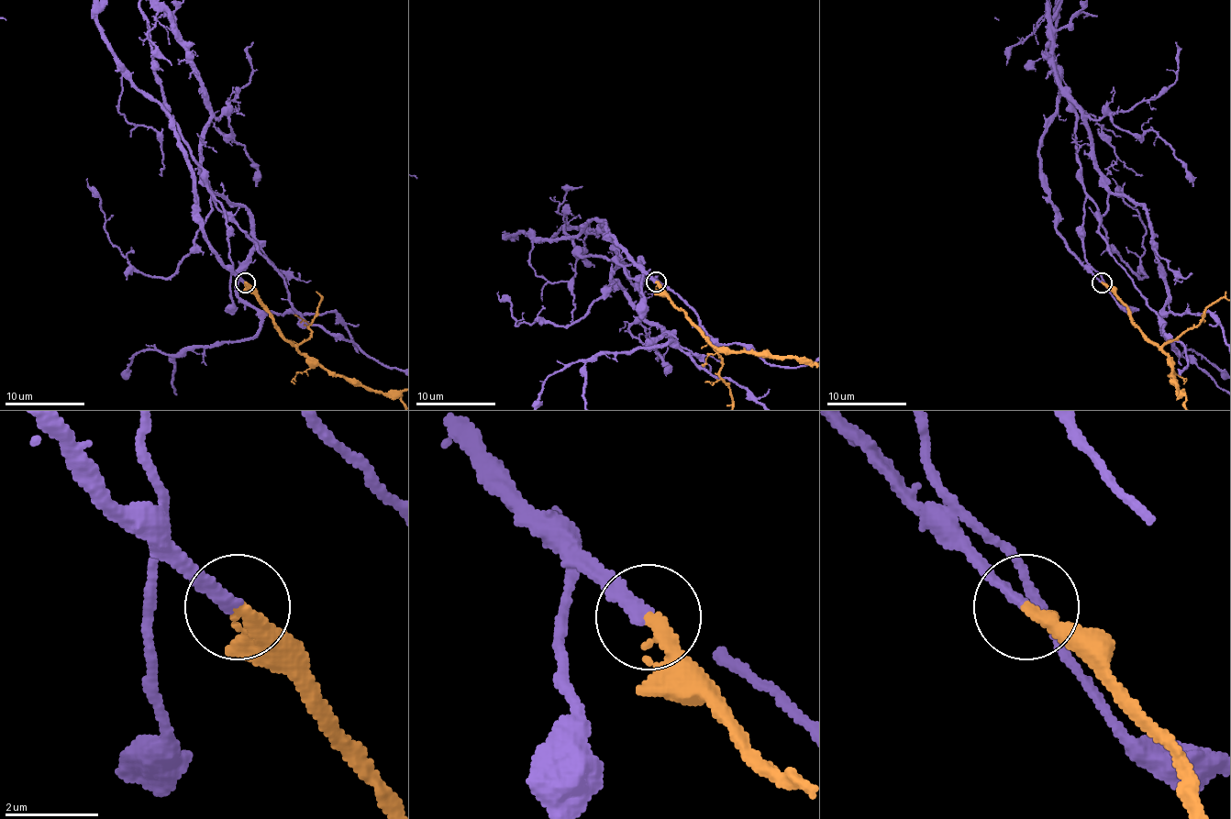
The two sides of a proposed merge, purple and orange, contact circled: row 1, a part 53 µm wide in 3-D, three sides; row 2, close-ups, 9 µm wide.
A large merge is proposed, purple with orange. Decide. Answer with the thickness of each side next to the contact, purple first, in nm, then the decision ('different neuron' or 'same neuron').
calibres 280 and 320 nm; same neuron

